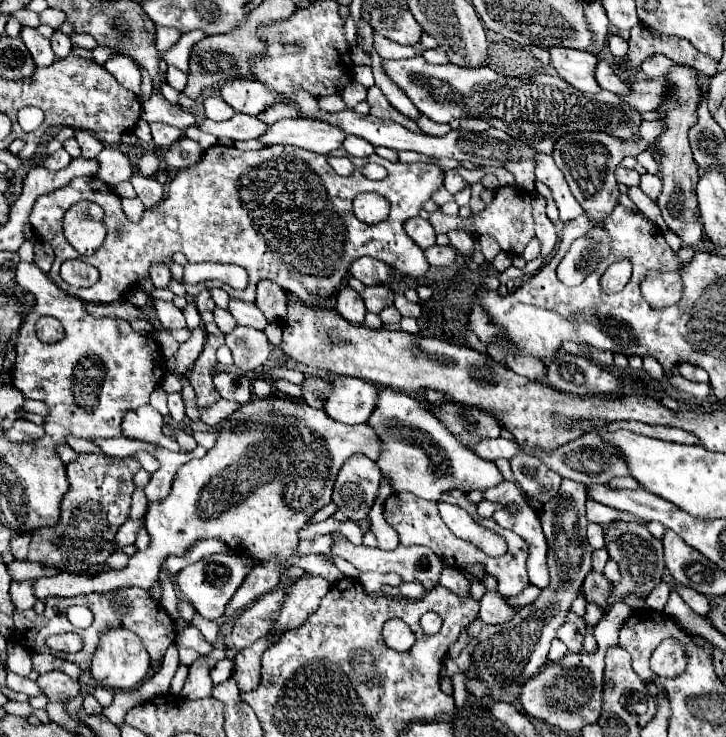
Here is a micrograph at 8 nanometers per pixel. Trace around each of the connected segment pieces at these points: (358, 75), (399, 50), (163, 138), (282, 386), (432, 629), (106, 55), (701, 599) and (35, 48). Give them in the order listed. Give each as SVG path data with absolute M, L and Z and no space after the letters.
M358 65L354 67L354 79L358 83L362 83L366 89L370 89L370 85L374 85L374 77L372 77L372 69L368 65Z
M374 33L374 49L384 59L408 59L408 57L416 57L414 47L406 47L406 45L394 43L394 41L386 39L386 37L382 37L380 33Z
M150 123L150 129L152 129L154 143L158 147L170 147L176 141L180 141L180 131L176 127L166 125L166 123Z
M276 379L276 389L278 389L278 391L282 391L284 395L288 395L288 397L302 399L302 389L300 389L300 385L294 385L294 383L290 383L290 381Z
M426 613L426 615L420 619L420 627L422 627L422 631L426 631L428 635L438 633L438 629L442 627L440 623L442 623L442 619L438 617L438 613Z
M98 46L97 48L91 50L91 52L94 61L101 65L104 65L104 63L108 59L110 59L110 57L119 54L117 51L114 51L114 49L110 49L109 47L101 47L101 46Z
M680 587L680 597L696 611L696 613L700 613L700 615L706 615L708 613L708 599L702 595L702 593L698 593L698 591L694 591L694 589L688 589L688 587Z
M24 27L22 33L20 33L24 45L28 47L32 59L34 59L34 65L36 67L46 67L46 65L52 65L56 55L50 47L50 41L44 39L36 29L30 29L30 27Z

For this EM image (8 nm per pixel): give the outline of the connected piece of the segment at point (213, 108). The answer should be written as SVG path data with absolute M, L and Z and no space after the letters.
M220 95L206 97L204 111L206 111L206 117L212 121L228 121L236 113L234 109L230 109L230 105L226 105L226 101L222 101Z

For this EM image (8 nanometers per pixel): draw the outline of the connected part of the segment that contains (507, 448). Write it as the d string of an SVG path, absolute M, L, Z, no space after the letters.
M498 437L498 439L482 439L478 441L472 451L482 457L482 459L488 459L488 461L496 461L496 459L512 459L516 453L526 453L524 447L514 441L514 439L504 439L504 437Z

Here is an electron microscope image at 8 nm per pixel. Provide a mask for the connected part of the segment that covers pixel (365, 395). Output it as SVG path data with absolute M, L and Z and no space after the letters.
M336 377L334 389L324 403L324 411L342 423L366 423L376 409L378 389L374 383L354 377Z

